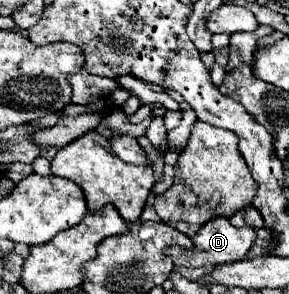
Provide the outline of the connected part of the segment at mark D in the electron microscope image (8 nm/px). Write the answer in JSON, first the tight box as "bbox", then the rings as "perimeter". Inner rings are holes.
{"bbox":[166,217,256,267],"perimeter":[[[216,217],[210,219],[194,237],[194,247],[192,249],[178,249],[176,245],[166,249],[166,255],[170,255],[174,259],[174,265],[182,265],[182,267],[206,267],[206,265],[222,265],[222,263],[234,263],[234,261],[242,261],[246,257],[246,253],[250,251],[250,247],[256,241],[256,231],[252,227],[234,227],[228,217]]]}

